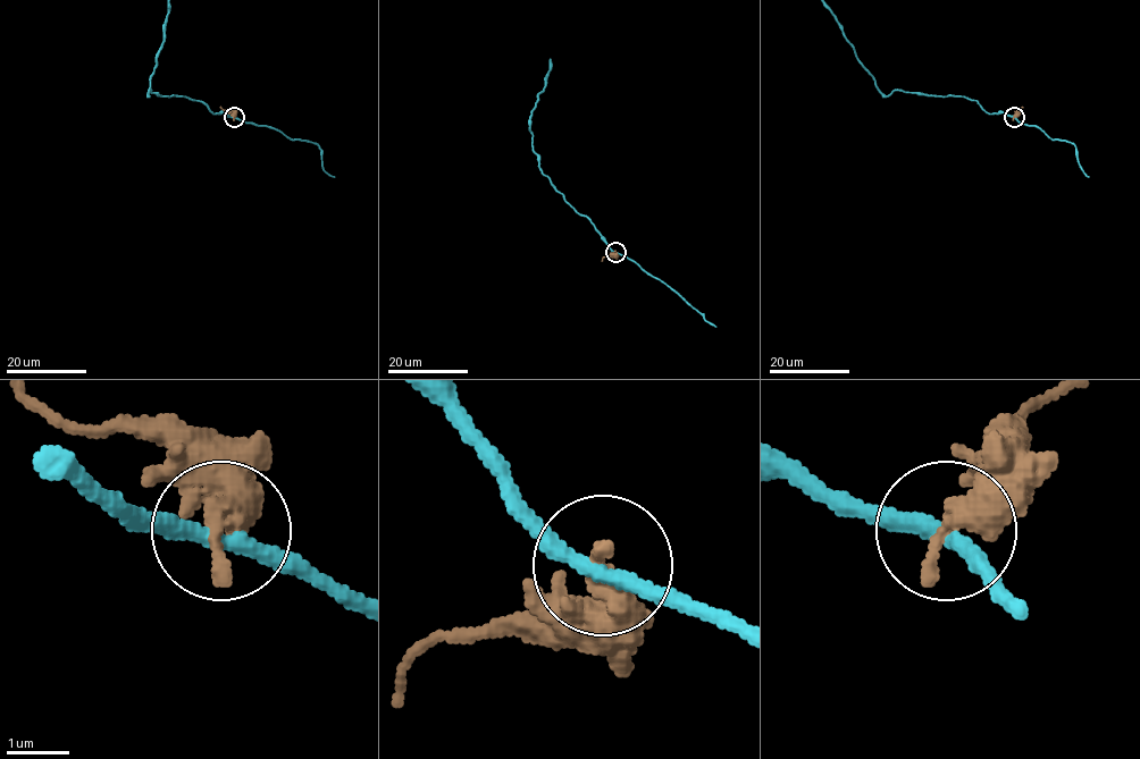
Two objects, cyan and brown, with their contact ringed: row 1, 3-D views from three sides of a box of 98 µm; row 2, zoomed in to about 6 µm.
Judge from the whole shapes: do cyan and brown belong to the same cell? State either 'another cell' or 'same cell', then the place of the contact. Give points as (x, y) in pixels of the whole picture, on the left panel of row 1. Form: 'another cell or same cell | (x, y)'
another cell | (234, 117)

